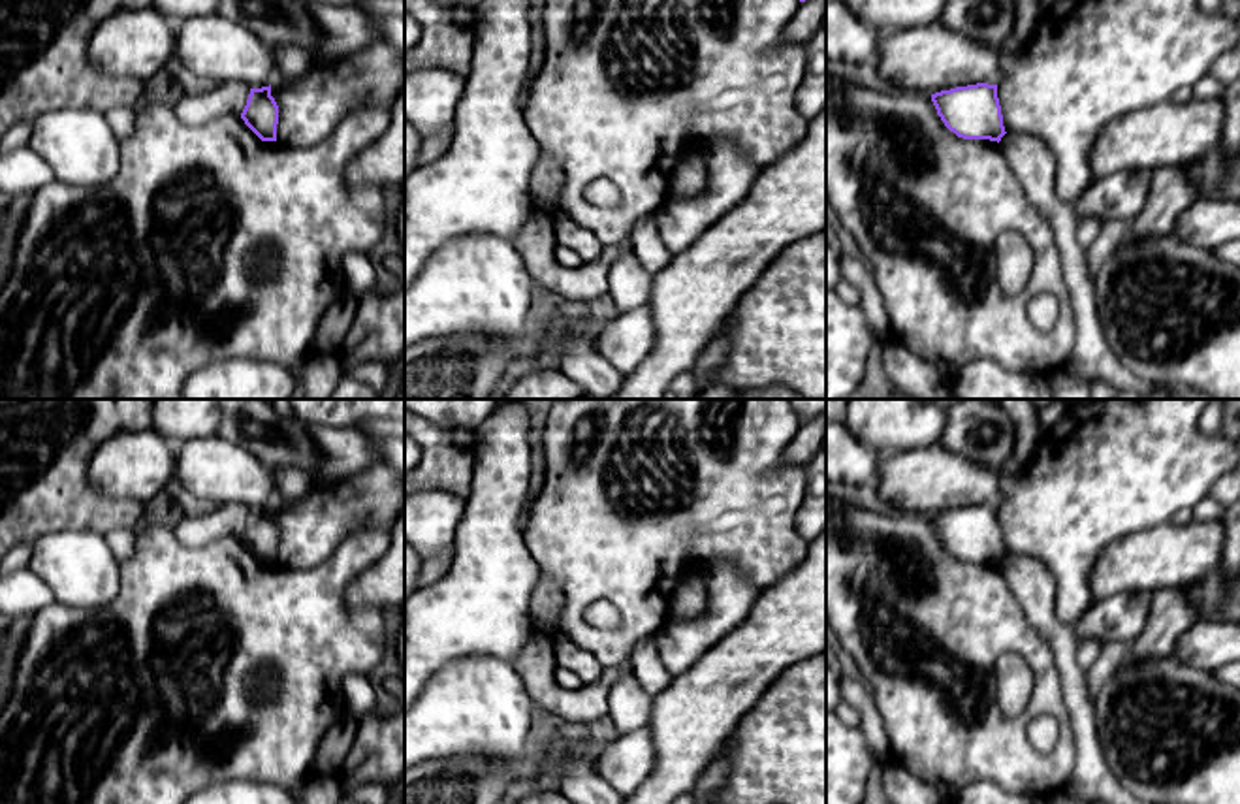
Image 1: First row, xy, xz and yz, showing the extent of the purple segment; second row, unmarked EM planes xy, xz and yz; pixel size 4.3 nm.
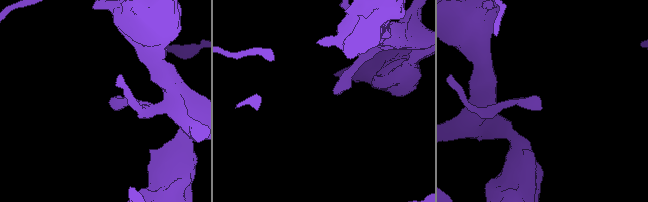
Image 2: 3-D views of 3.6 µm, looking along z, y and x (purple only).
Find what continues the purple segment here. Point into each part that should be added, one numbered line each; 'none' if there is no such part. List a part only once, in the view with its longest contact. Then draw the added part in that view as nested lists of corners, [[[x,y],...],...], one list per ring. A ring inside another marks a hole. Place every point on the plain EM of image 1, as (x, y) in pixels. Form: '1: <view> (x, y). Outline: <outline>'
none

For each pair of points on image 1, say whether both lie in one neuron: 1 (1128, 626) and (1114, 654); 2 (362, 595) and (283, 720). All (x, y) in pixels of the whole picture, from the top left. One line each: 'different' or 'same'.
1: different
2: different

